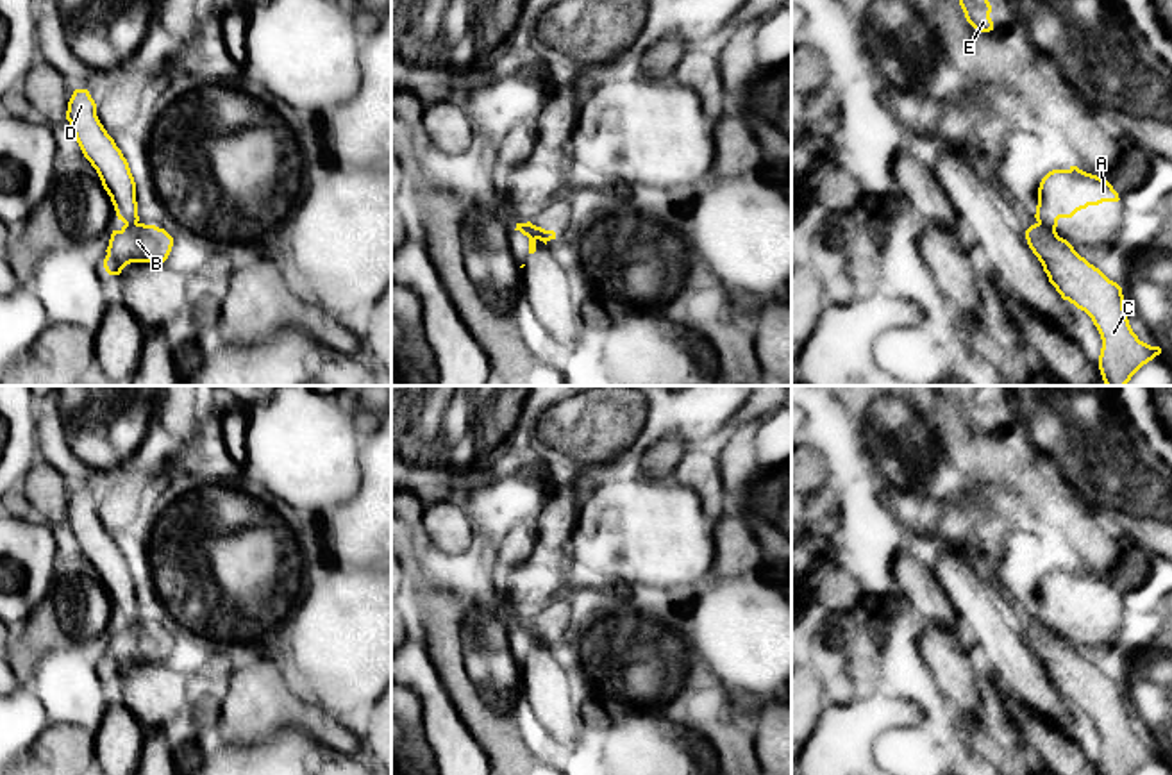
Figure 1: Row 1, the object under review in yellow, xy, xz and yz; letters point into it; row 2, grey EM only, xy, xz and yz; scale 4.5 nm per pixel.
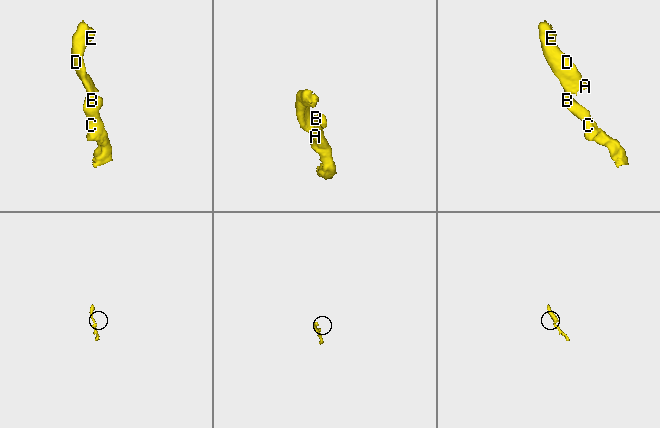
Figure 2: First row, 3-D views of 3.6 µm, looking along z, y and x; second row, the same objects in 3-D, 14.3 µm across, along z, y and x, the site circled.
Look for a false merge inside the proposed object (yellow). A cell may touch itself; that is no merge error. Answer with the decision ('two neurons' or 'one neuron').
two neurons

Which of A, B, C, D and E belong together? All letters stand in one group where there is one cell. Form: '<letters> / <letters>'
A D E / B C

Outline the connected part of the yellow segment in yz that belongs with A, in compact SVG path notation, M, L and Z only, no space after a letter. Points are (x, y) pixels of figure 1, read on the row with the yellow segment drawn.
M1070 166L1049 171L1038 188L1036 221L1056 230L1059 218L1072 218L1077 211L1102 202L1118 202L1113 186L1092 173Z

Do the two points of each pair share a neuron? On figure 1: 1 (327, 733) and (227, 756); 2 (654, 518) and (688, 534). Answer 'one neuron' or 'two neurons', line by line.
1: two neurons
2: one neuron

